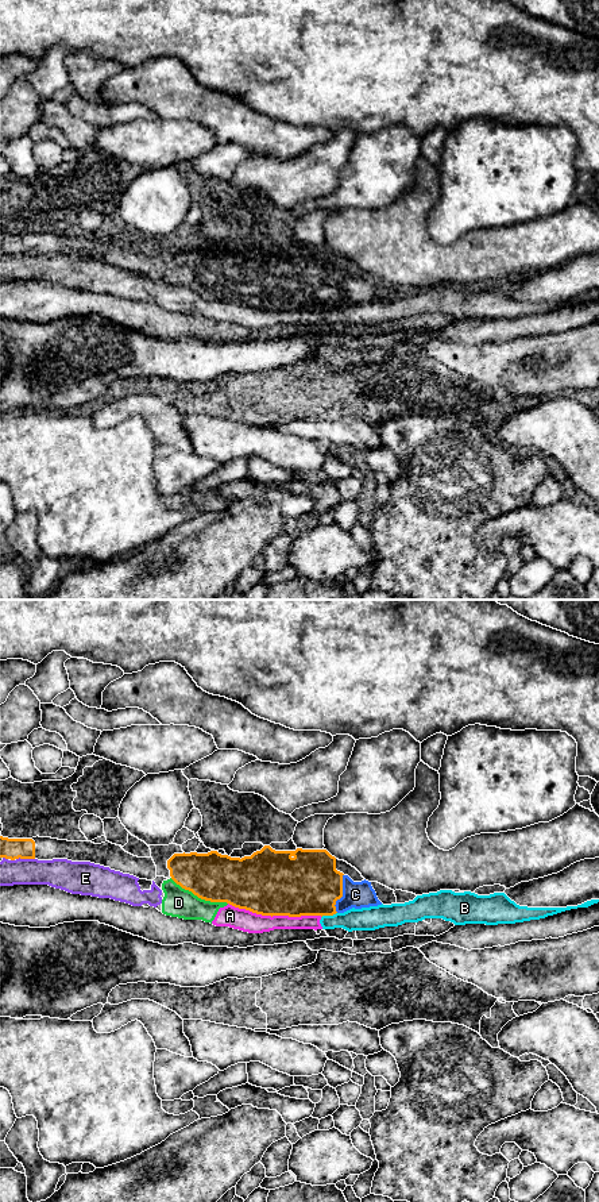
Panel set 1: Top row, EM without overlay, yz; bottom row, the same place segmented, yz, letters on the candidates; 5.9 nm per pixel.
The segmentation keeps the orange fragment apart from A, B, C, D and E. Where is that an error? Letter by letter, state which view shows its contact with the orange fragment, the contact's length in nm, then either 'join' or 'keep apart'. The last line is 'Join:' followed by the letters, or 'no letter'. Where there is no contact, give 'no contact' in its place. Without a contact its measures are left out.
A: contact in yz; length 550 nm; keep apart
B: contact in yz; length 100 nm; keep apart
C: contact in yz; length 240 nm; join
D: contact in yz; length 380 nm; keep apart
E: contact in yz; length 110 nm; keep apart
Join: C

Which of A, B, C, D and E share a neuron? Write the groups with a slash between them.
A B D E / C

